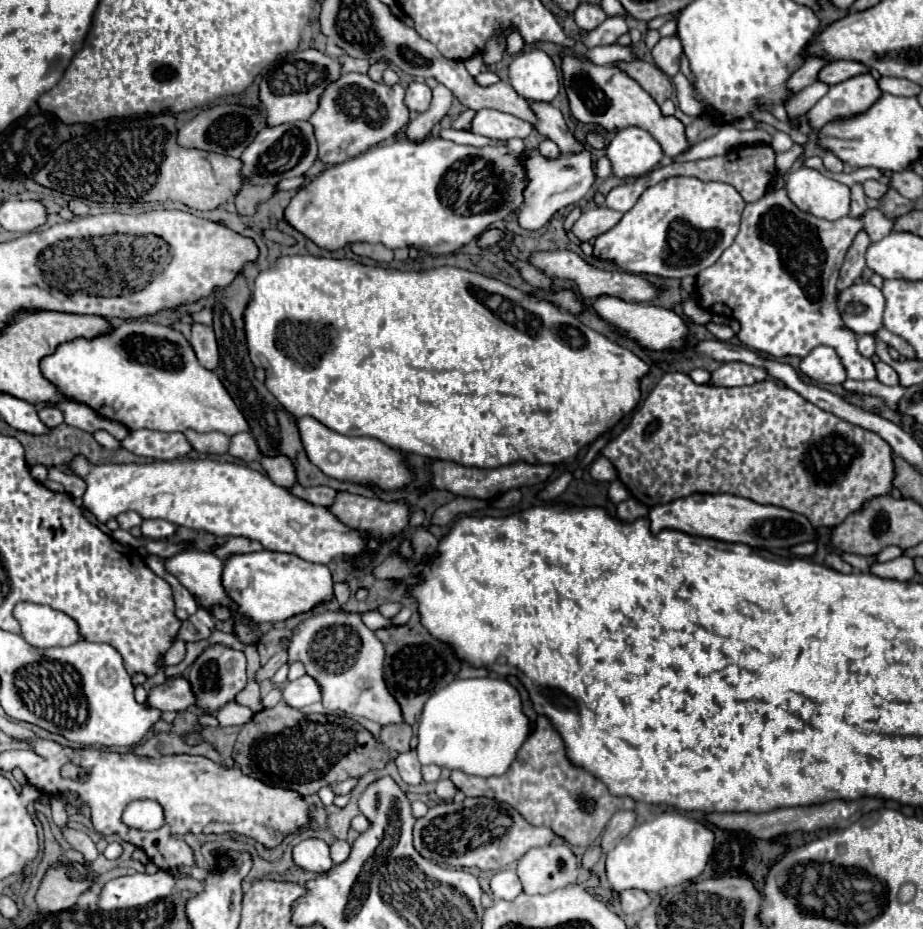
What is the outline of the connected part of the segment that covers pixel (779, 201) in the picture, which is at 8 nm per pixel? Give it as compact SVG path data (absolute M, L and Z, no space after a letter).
M773 189L759 201L745 205L741 217L741 231L731 243L731 247L723 251L723 255L715 265L703 269L697 275L695 289L699 305L709 313L737 319L741 325L741 331L737 333L739 341L747 347L753 347L755 351L767 353L771 357L787 357L787 355L805 357L817 345L829 345L839 353L849 379L857 381L877 379L873 361L857 353L857 337L853 331L845 327L835 305L835 293L837 293L835 281L839 273L837 271L839 263L843 261L843 255L849 249L853 237L861 229L869 233L871 241L879 241L893 231L893 221L887 219L879 209L869 209L859 219L853 219L849 215L841 217L839 221L819 219L813 217L811 213L803 213L801 209L797 209L787 197L785 189Z

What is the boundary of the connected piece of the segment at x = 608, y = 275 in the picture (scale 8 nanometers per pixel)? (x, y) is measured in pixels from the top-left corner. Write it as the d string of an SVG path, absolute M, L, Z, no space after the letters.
M559 249L557 251L533 251L527 257L527 263L531 267L543 271L551 279L569 279L569 281L573 281L579 295L585 297L585 299L597 299L601 295L609 295L609 297L617 297L617 299L623 299L623 301L647 303L653 297L663 293L661 287L655 287L655 285L647 283L641 275L633 275L633 273L625 273L625 271L605 271L605 269L593 267L585 259L581 259L575 251L559 251Z

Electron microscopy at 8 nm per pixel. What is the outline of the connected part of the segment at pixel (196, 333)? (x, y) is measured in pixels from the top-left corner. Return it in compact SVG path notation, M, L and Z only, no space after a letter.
M195 323L189 341L191 341L191 345L193 345L195 353L197 353L199 363L201 363L205 369L215 371L217 365L219 365L219 347L217 347L217 341L215 341L213 329L207 327L207 325Z

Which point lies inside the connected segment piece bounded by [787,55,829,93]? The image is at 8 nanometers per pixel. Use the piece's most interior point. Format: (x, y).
(808, 73)

